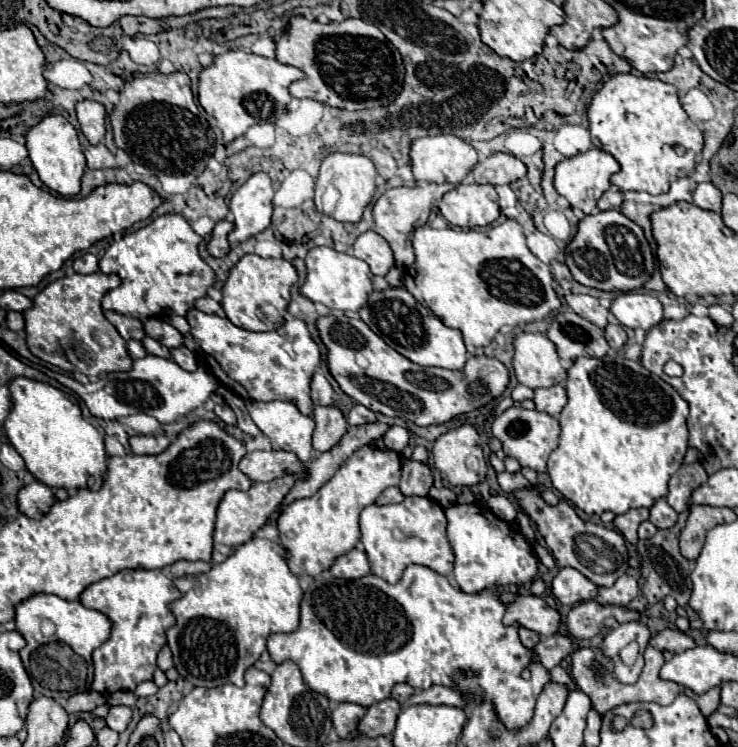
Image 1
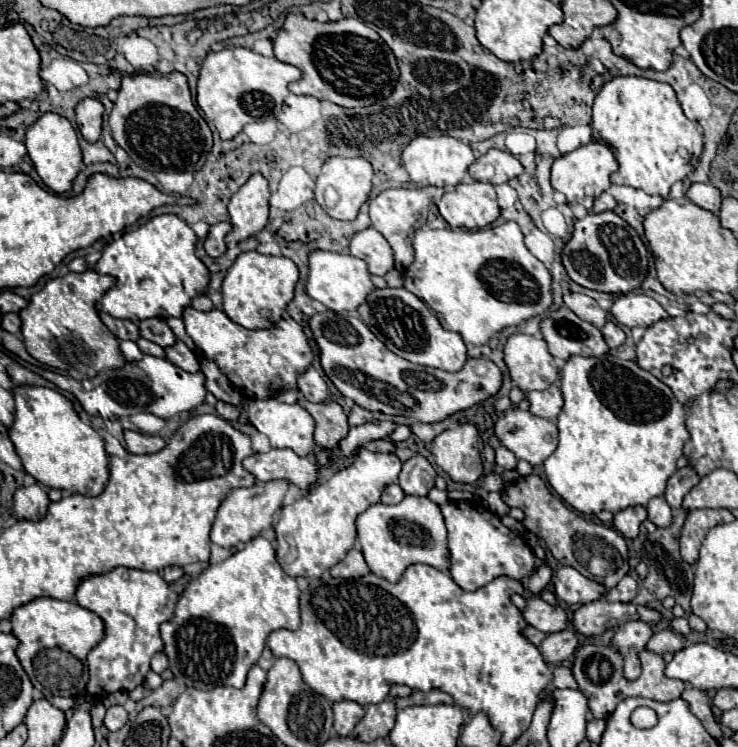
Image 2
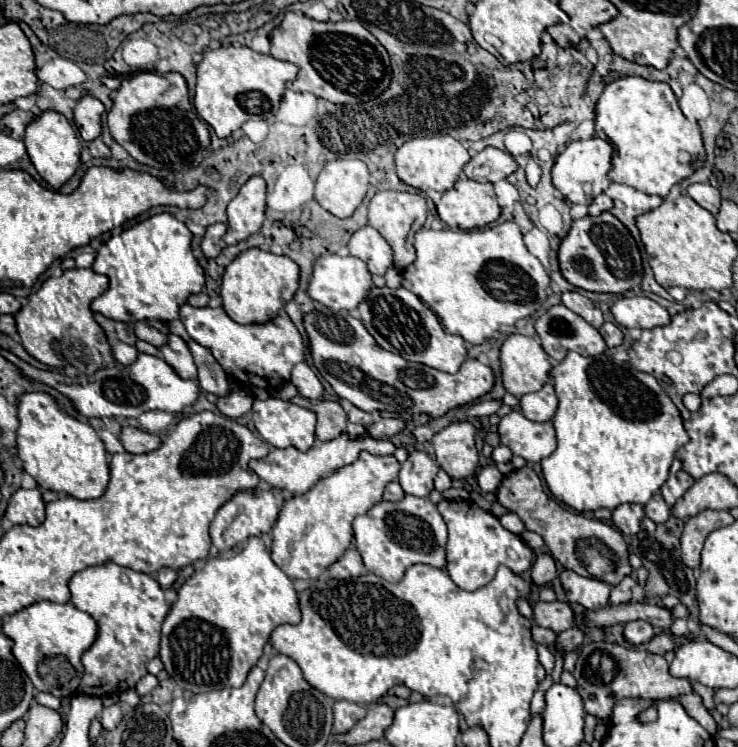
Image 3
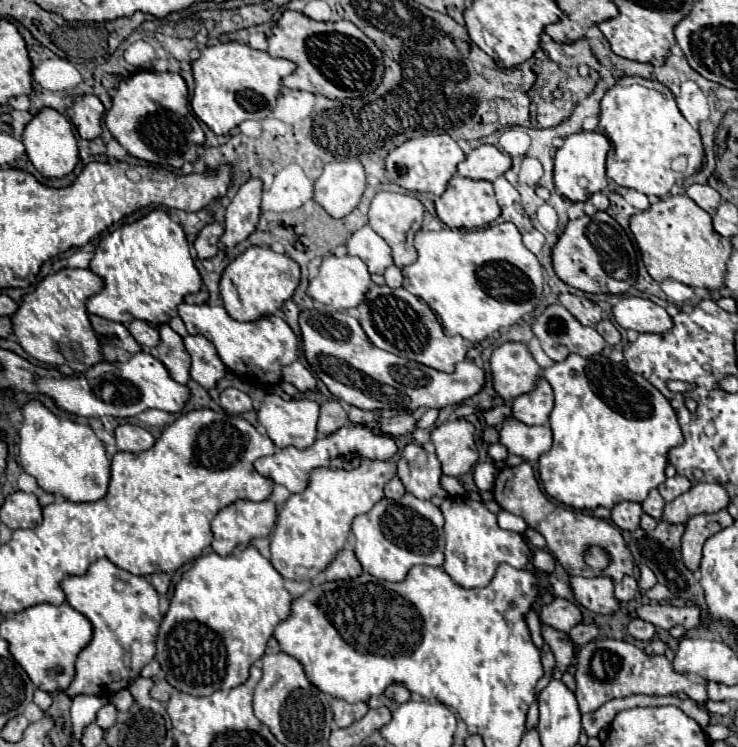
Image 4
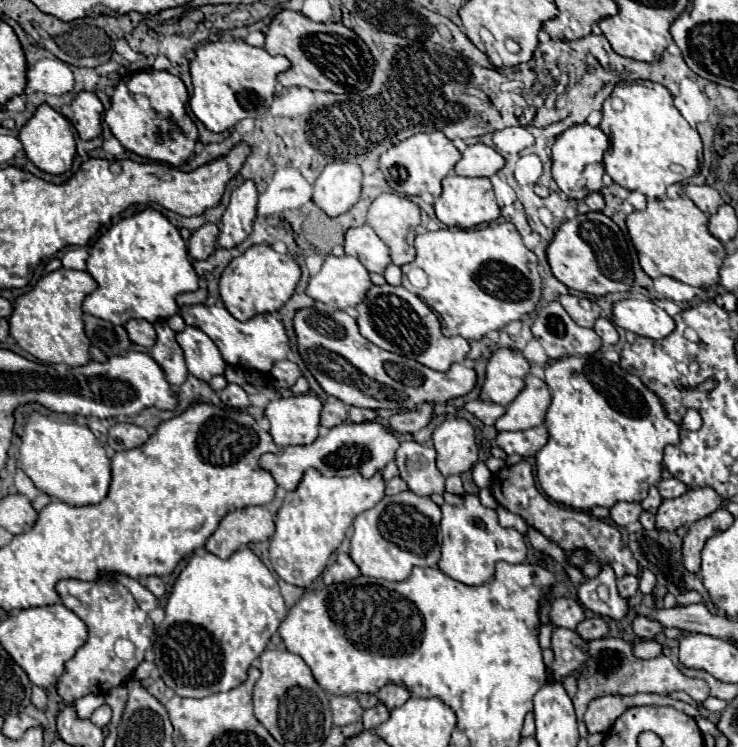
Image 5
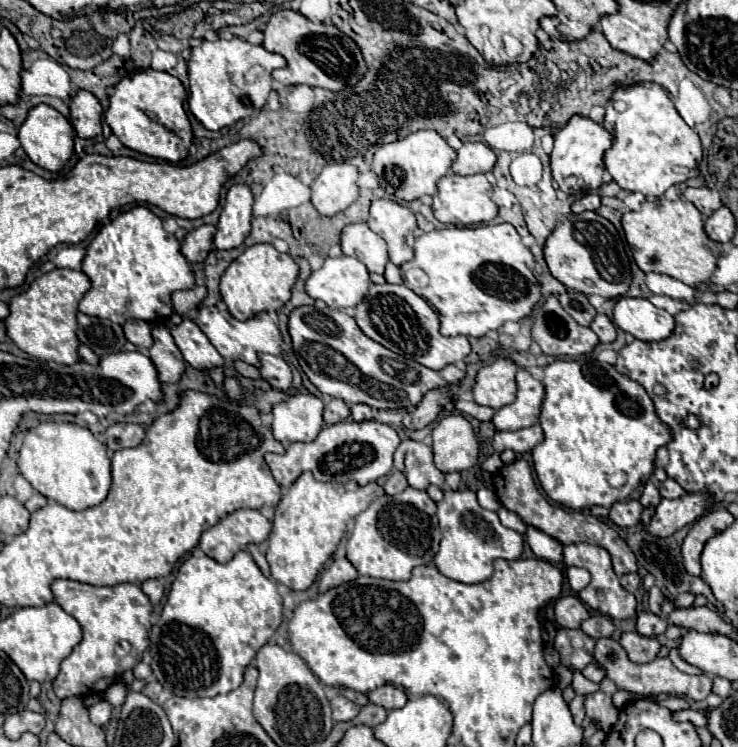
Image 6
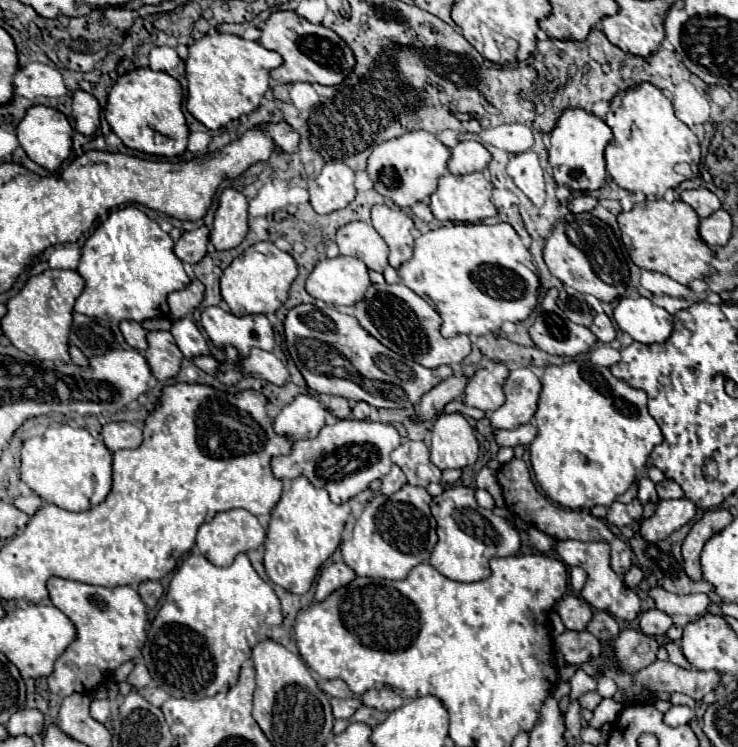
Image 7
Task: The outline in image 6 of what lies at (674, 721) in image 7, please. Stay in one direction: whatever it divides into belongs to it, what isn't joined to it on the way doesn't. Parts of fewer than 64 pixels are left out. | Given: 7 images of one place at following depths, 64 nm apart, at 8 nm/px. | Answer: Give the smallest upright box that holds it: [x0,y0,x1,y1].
[674,710,708,726]

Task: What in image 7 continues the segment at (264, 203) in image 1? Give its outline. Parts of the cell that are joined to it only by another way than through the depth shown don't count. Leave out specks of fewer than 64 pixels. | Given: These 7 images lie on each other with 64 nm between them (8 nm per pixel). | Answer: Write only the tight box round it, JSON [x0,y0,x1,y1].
[210,188,248,250]

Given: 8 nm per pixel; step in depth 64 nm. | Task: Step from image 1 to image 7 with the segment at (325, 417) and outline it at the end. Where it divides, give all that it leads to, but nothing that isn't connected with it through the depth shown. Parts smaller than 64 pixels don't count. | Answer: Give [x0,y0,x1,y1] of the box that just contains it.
[328,396,352,418]

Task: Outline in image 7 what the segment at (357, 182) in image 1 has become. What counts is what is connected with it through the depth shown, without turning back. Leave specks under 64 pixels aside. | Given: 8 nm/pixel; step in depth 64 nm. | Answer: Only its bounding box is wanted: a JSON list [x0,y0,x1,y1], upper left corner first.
[308,160,356,214]

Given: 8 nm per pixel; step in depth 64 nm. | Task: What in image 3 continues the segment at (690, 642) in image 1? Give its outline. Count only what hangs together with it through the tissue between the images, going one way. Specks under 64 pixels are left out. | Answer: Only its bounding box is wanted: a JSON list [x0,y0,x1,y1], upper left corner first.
[646,634,676,654]

